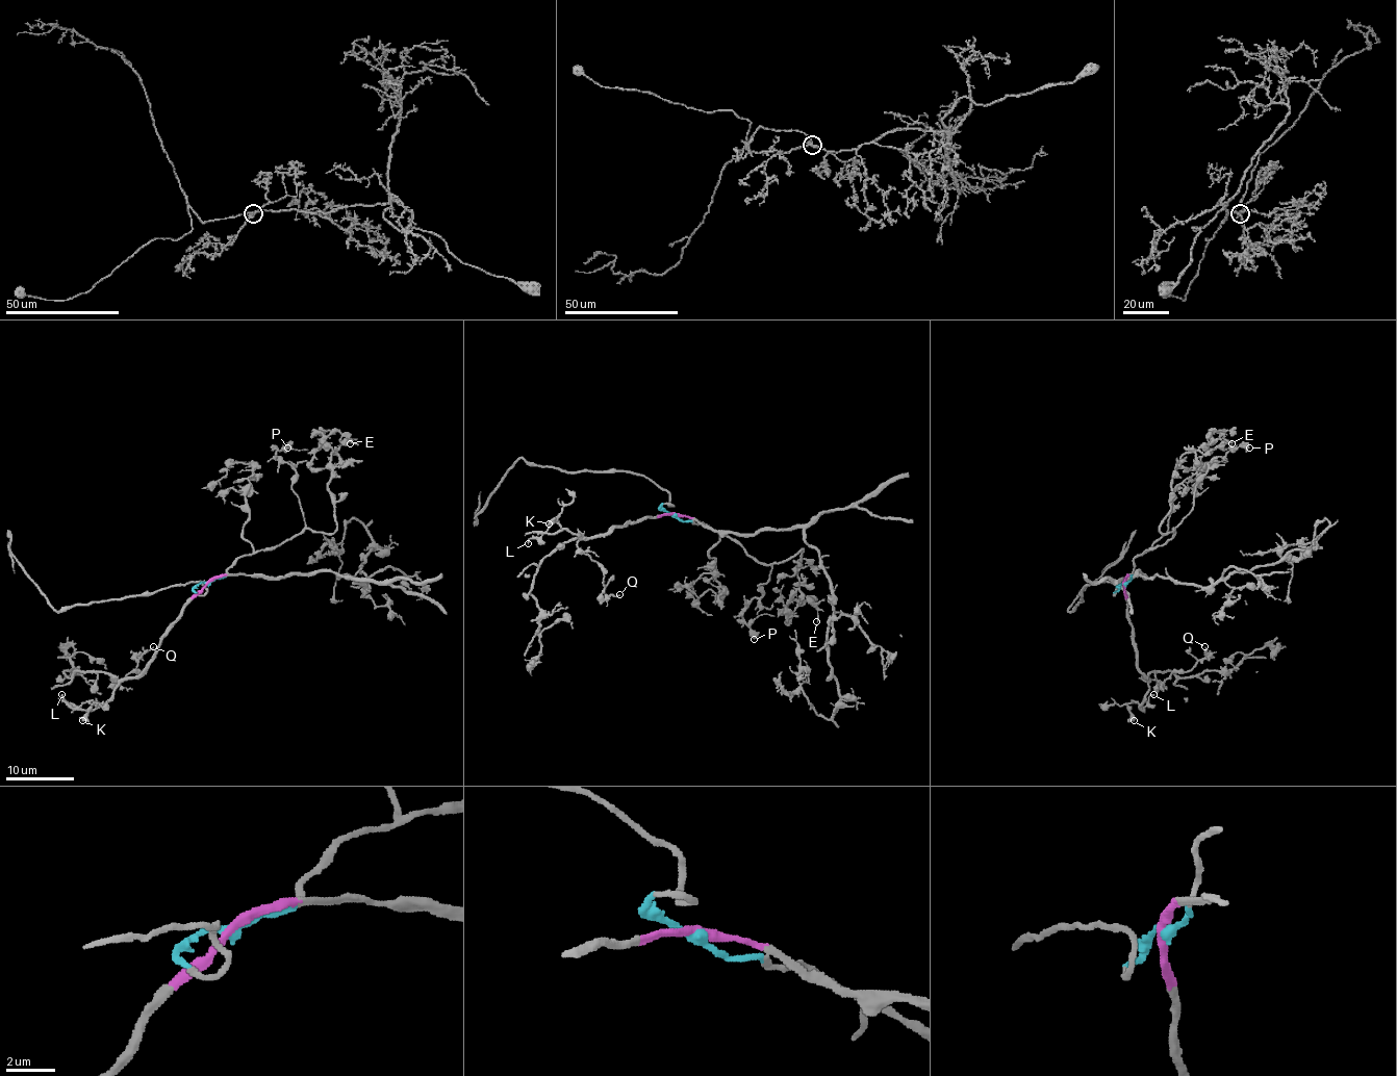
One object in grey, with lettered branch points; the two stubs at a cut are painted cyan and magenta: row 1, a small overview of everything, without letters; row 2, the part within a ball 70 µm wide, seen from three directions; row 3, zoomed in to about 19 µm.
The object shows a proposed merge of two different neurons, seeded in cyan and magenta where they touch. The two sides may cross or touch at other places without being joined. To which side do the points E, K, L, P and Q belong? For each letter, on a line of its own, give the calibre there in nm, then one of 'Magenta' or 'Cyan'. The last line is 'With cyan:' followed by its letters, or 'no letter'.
E: Thickness 140 nm. Cyan
K: Thickness 550 nm. Magenta
L: Thickness 160 nm. Magenta
P: Thickness 420 nm. Cyan
Q: Thickness 130 nm. Magenta
With cyan: E, P

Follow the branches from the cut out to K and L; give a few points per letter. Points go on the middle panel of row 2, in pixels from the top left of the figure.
K: (675, 513), (615, 526), (606, 534), (581, 539), (562, 529), (556, 520), (549, 523)
L: (675, 513), (615, 526), (606, 534), (581, 539), (567, 529), (532, 537), (528, 544)

